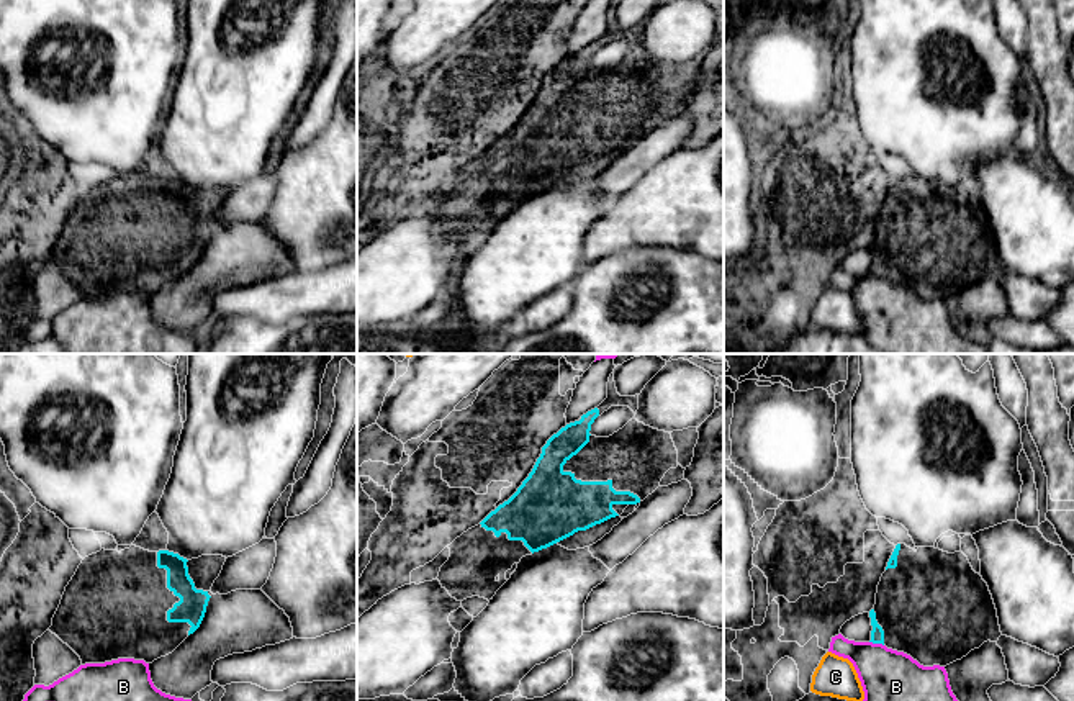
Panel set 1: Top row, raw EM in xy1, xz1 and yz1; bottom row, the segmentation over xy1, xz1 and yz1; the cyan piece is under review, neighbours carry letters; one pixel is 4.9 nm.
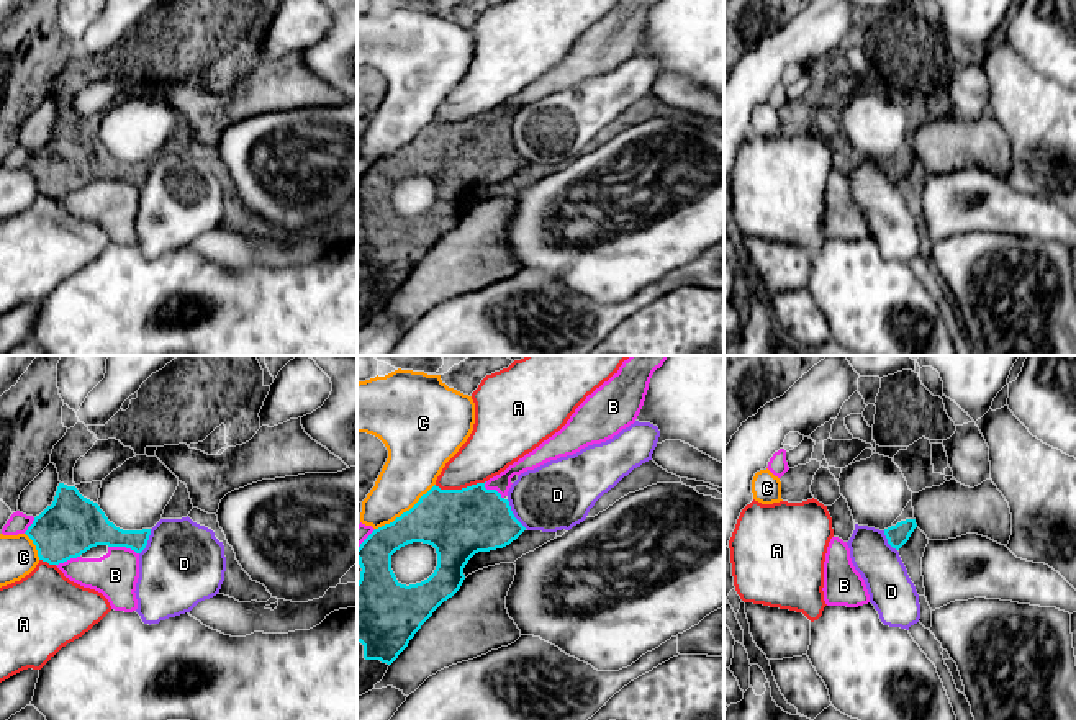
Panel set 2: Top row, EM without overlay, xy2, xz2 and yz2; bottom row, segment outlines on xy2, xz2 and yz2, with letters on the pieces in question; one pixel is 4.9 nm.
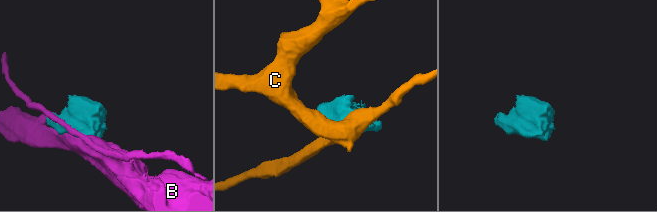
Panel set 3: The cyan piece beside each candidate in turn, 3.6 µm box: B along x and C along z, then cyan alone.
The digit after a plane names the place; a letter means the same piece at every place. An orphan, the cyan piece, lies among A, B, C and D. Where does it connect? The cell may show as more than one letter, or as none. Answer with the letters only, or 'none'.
none

